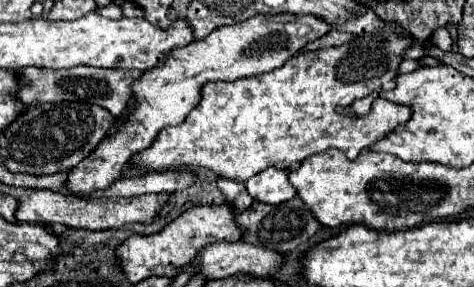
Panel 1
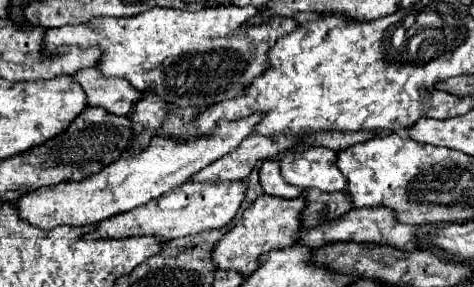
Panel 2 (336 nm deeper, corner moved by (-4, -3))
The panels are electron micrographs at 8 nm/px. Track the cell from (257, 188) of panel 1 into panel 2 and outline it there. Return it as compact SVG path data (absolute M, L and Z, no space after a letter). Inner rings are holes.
M322 146L284 154L280 158L280 174L284 182L298 188L318 188L322 192L346 188L346 178L336 166L336 152Z

